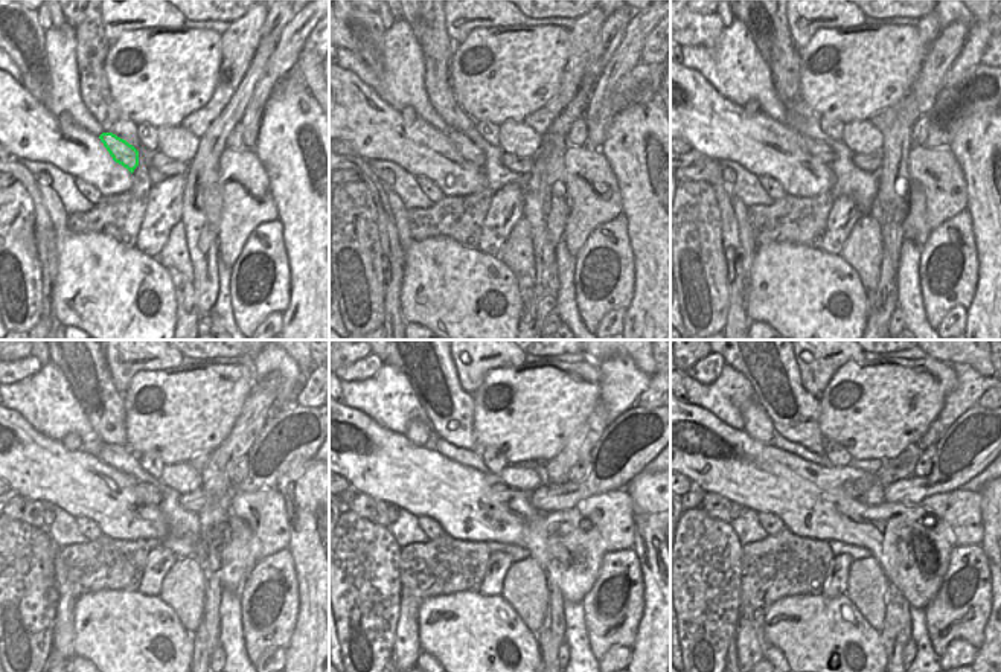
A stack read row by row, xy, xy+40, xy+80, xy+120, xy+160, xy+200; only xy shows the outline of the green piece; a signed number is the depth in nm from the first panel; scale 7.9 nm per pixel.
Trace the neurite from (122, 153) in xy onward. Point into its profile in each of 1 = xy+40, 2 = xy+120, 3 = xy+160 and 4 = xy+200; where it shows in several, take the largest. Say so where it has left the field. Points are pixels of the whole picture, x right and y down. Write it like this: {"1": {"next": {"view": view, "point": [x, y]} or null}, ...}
{"1": {"next": {"view": "xy+40", "point": [474, 156]}}, "2": {"next": {"view": "xy+120", "point": [148, 492]}}, "3": {"next": {"view": "xy+160", "point": [503, 492]}}, "4": {"next": {"view": "xy+200", "point": [867, 489]}}}

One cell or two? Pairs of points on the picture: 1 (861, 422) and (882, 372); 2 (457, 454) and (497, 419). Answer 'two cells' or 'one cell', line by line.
1: one cell
2: two cells

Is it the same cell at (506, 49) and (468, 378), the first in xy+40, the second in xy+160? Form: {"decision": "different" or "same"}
{"decision": "different"}

